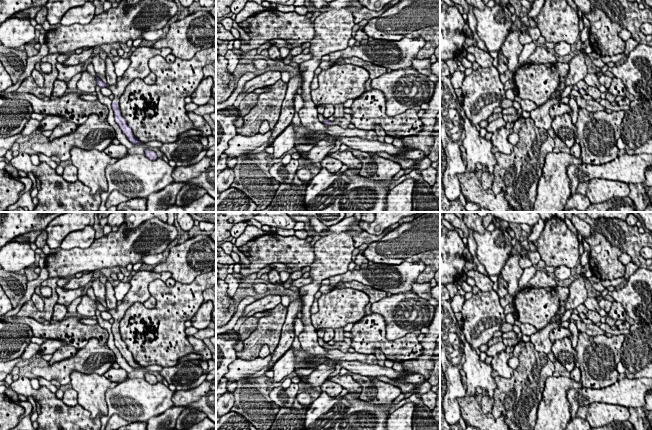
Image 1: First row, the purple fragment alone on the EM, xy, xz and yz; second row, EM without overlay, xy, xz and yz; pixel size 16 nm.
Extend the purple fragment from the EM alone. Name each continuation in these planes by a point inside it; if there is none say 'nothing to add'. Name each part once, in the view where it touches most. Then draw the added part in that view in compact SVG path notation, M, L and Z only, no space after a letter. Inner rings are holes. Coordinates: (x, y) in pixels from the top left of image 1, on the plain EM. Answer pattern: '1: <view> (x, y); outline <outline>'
1: xy (139, 292); outline M137 271L134 273L129 283L131 285L128 293L122 299L122 303L114 309L109 309L109 313L114 319L113 326L119 326L120 320L125 315L129 307L134 303L144 303L150 297L149 284L156 279L166 282L171 278L172 274L170 272L153 272L153 271Z

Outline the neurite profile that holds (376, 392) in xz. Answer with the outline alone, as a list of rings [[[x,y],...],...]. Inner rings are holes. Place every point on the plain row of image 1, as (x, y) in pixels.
[[[353,374],[352,377],[362,387],[359,398],[369,404],[386,406],[402,393],[399,387],[378,379],[371,380],[360,374]]]

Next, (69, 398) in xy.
[[[73,389],[66,390],[63,394],[62,401],[68,406],[78,405],[77,392]]]

